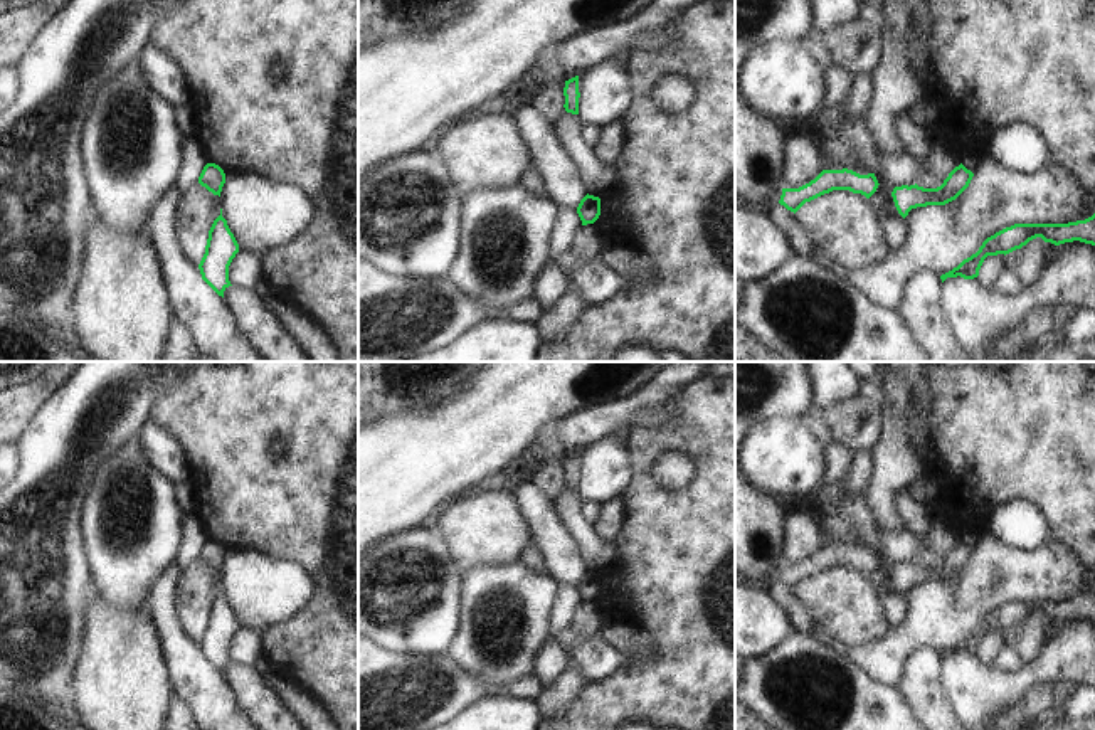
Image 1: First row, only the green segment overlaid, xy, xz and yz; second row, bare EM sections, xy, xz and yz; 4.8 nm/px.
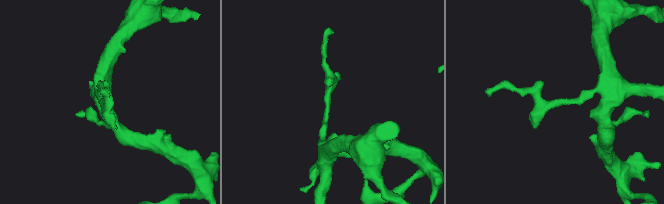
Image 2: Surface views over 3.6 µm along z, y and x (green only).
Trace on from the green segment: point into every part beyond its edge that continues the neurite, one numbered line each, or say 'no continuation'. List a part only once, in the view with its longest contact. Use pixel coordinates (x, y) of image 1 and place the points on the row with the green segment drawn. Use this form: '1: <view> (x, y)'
no continuation

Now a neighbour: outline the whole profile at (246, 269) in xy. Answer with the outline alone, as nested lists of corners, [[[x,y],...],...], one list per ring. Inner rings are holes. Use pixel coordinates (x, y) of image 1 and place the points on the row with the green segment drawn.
[[[239,251],[229,266],[229,281],[234,288],[252,291],[262,279],[262,254]]]

